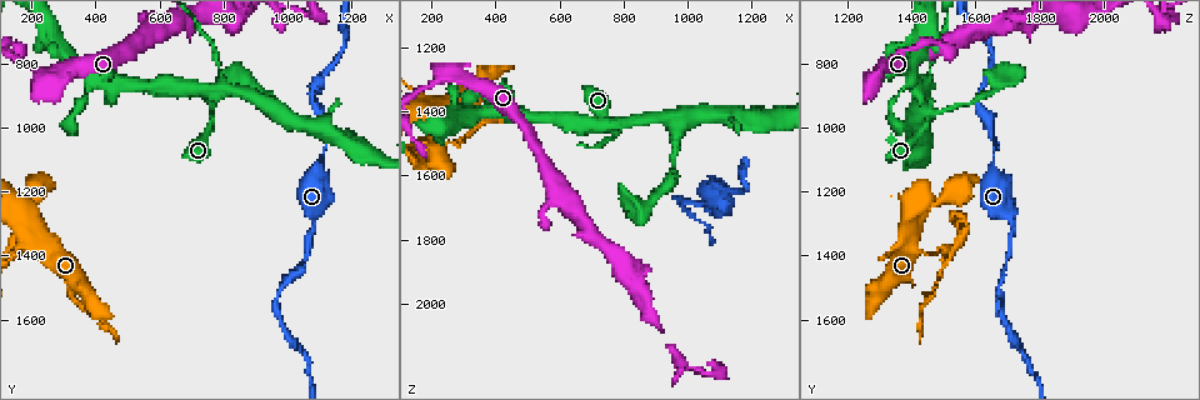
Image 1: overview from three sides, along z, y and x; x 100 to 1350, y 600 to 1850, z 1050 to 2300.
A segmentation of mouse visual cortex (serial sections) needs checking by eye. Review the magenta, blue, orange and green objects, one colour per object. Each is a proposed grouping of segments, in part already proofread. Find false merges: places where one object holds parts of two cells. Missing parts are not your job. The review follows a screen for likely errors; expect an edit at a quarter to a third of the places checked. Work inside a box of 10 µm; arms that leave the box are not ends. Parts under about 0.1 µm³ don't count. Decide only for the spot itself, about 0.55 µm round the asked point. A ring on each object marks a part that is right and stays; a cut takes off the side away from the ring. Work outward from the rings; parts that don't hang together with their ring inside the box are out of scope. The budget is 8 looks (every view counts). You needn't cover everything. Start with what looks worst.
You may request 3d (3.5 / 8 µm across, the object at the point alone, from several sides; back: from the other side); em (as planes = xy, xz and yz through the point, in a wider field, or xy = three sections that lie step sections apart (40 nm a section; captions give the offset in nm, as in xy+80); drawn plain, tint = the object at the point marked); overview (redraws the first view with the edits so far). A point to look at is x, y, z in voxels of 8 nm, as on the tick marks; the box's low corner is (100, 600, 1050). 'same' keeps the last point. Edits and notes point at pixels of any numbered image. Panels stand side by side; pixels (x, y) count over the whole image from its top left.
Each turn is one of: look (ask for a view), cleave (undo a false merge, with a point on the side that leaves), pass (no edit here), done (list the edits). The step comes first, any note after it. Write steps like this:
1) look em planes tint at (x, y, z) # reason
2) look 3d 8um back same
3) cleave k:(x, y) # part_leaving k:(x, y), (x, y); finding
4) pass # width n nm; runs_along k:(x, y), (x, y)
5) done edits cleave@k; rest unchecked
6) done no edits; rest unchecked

look 3d 3.5um back at (770, 900, 1450) # four or more arms meet

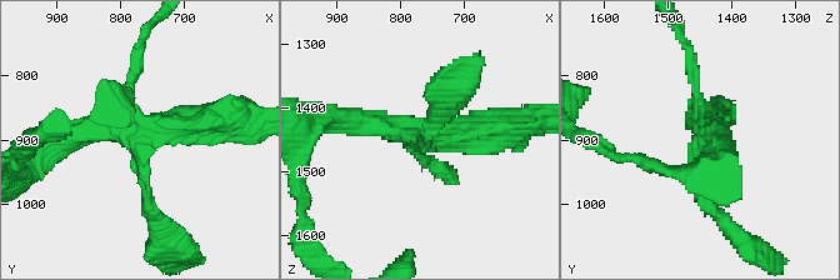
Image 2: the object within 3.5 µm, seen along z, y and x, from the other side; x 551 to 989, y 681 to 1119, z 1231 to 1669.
look em xy step 3 tint at (770, 905, 1455) # arms 4; arm_widths 150, 200, 300, 400 nm; now the EM

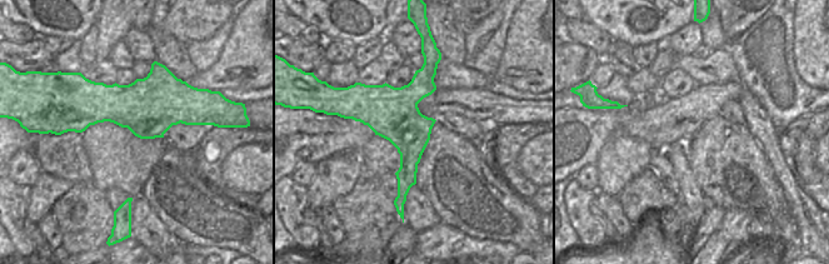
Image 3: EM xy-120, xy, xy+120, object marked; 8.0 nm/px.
pass # runs_along 2:(155, 218), (140, 141), (68, 138); continuous, no second cell

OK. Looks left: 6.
look 3d 8um at (210, 820, 1310) # sudden change in width

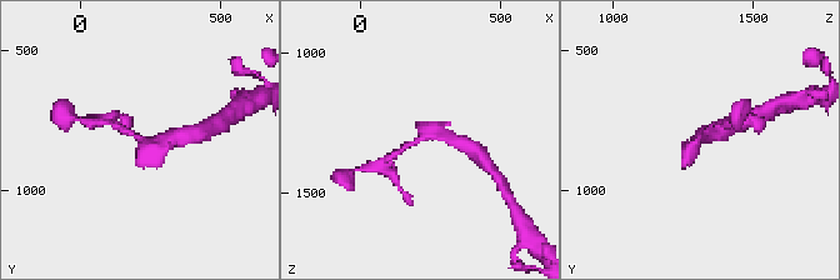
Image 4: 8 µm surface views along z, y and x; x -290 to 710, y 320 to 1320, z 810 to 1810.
look 3d 3.5um same

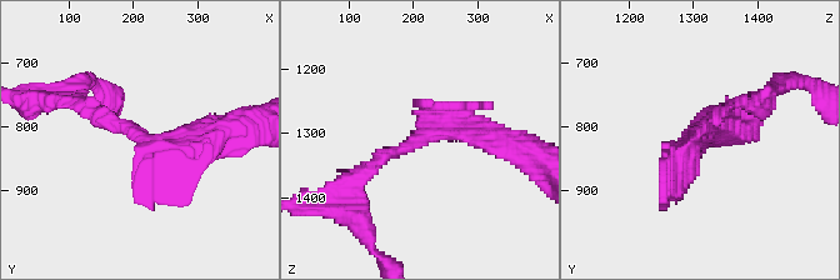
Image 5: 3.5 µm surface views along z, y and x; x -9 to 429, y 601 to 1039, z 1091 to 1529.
look em xy step 2 tint at (205, 815, 1305) # need the tissue

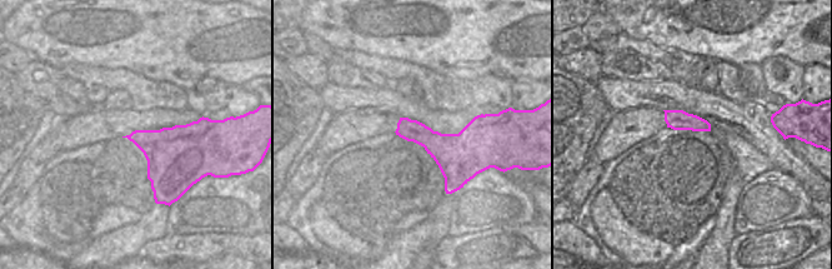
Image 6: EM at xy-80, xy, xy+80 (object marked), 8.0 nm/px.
pass # width 220 nm; runs_along 5:(489, 131), (439, 125), (355, 180); one cell here

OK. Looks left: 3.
look 3d 3.5um at (1070, 920, 1600) # abrupt turn

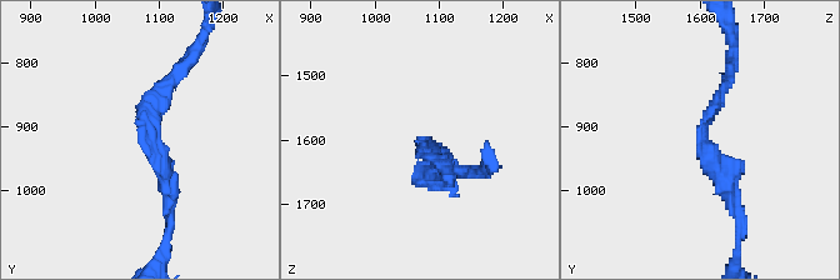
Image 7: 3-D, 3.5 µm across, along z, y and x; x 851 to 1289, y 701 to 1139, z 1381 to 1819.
look em xy step 5 tint at (1075, 915, 1605) # arm_widths 150, 200 nm; need the tissue

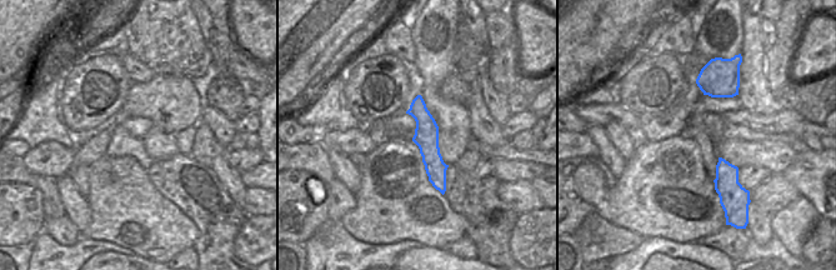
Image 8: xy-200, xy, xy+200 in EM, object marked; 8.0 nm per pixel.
pass # runs_along 8:(419, 99), (429, 150), (442, 188); one cell here

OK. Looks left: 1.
done no edits; rest unchecked

